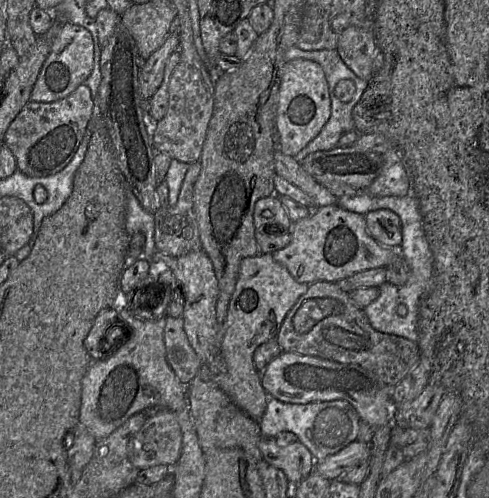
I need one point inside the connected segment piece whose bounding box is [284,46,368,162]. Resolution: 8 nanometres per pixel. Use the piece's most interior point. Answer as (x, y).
(345, 88)

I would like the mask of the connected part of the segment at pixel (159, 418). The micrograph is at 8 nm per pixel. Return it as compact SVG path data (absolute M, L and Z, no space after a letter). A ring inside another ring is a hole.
M162 410L148 416L128 443L128 458L138 470L155 465L173 467L179 459L182 431L174 412ZM151 451L150 456L144 452Z

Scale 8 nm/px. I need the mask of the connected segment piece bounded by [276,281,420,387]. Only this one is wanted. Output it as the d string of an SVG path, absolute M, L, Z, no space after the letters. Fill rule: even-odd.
M316 281L287 313L276 336L282 352L294 352L343 363L357 364L375 374L389 387L396 386L417 364L420 352L417 342L376 331L364 312L337 283Z

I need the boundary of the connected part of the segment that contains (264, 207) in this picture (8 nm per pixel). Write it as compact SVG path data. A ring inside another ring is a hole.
M277 195L264 197L256 202L253 221L255 235L258 230L266 230L266 232L280 230L280 233L291 232L293 225L288 216L287 210Z

